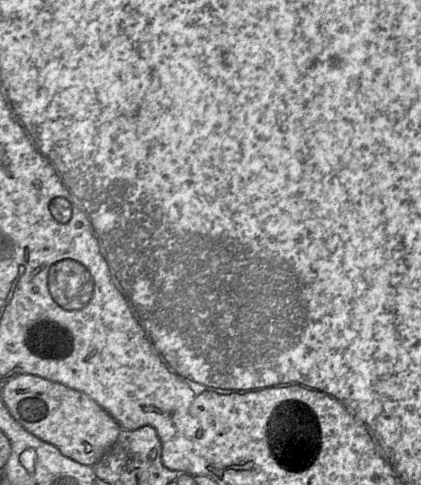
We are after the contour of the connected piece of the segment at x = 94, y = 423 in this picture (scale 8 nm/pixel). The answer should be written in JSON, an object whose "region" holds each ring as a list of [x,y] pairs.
{"region":[[[22,374],[2,383],[2,385],[4,403],[14,419],[28,432],[53,444],[64,456],[80,464],[95,465],[116,442],[122,430],[120,424],[91,397],[58,382],[37,375]]]}

